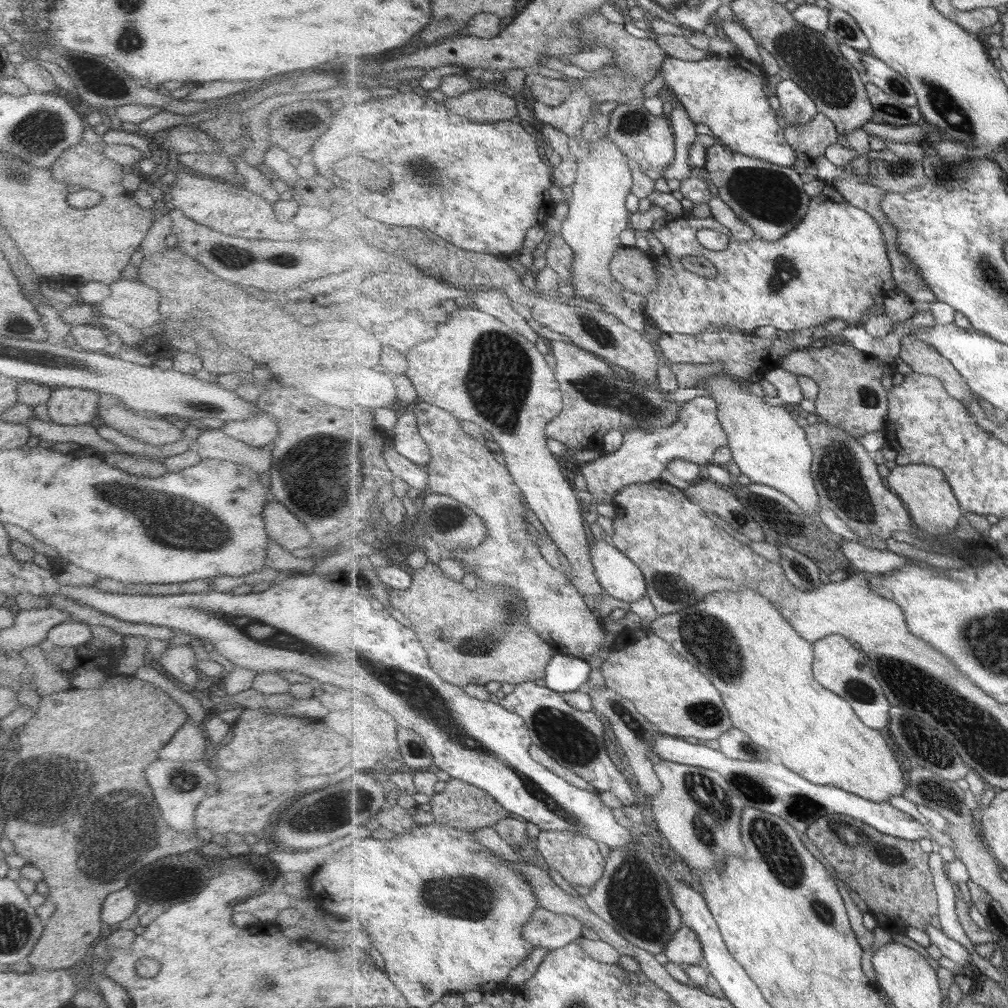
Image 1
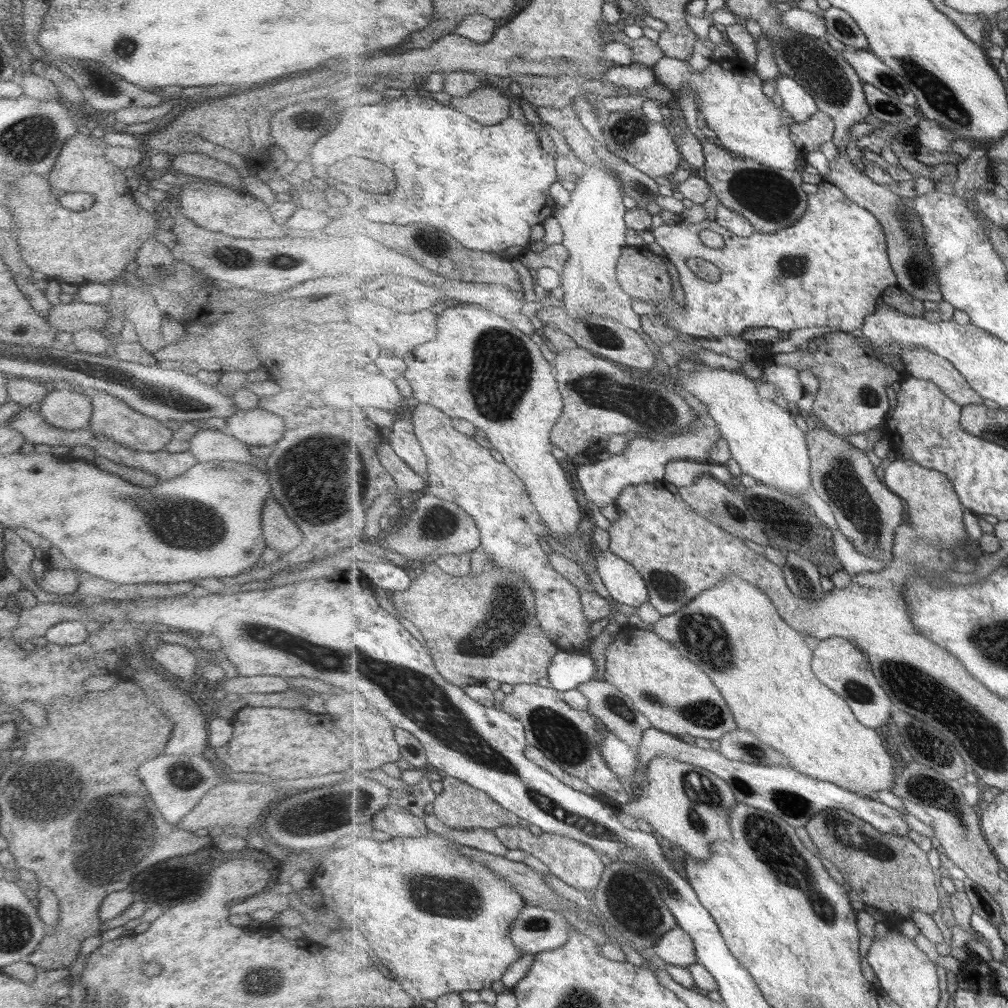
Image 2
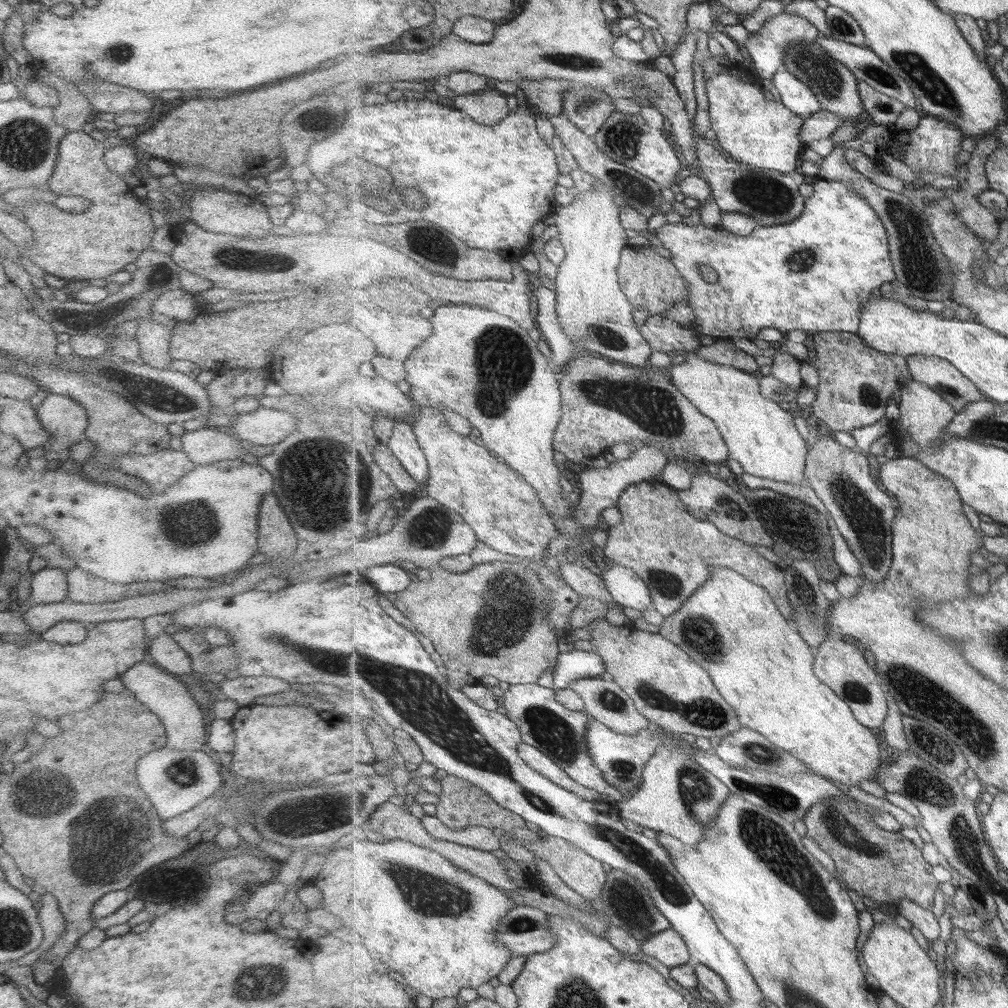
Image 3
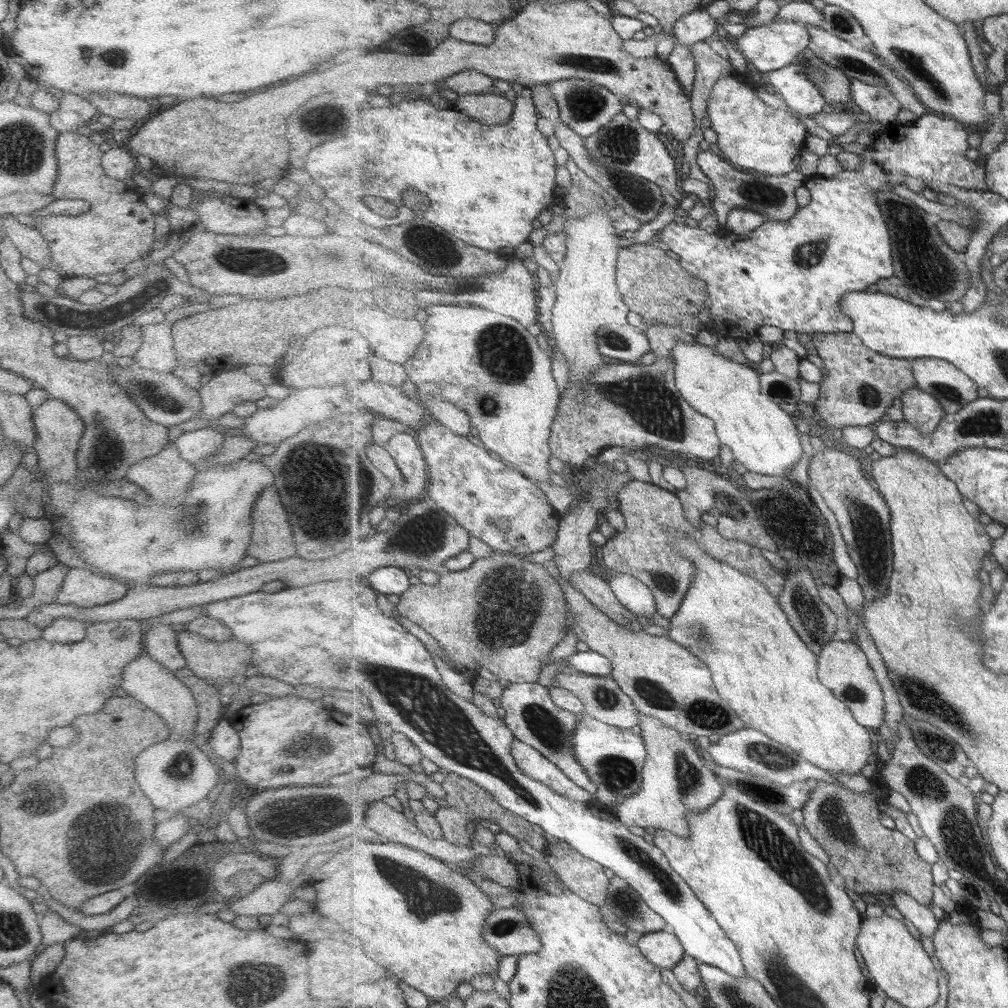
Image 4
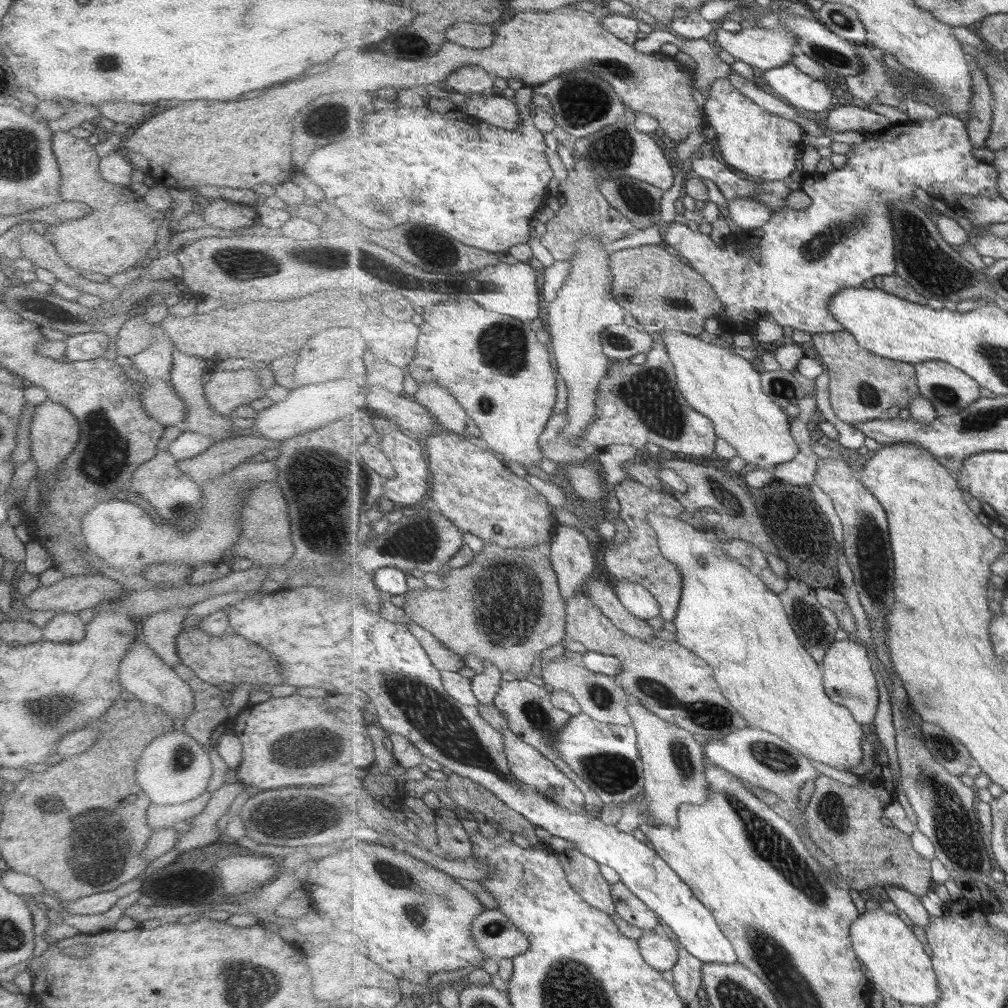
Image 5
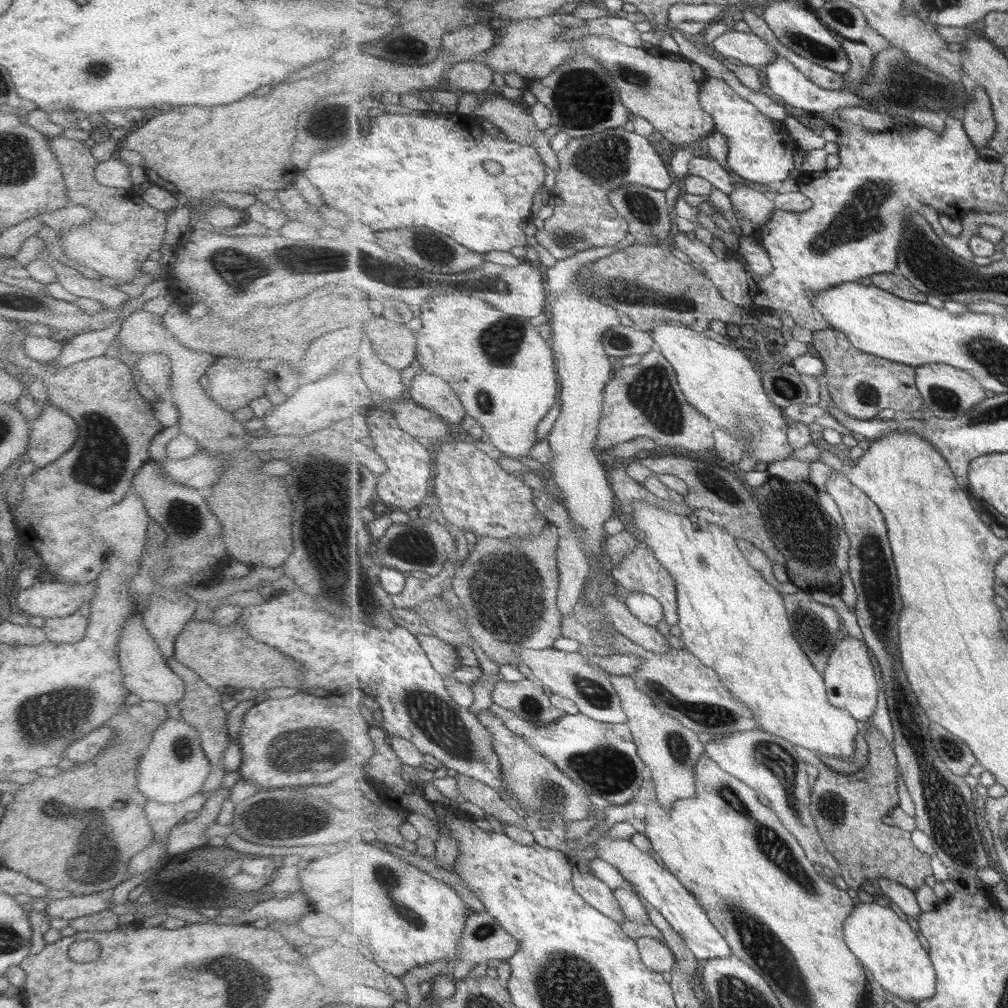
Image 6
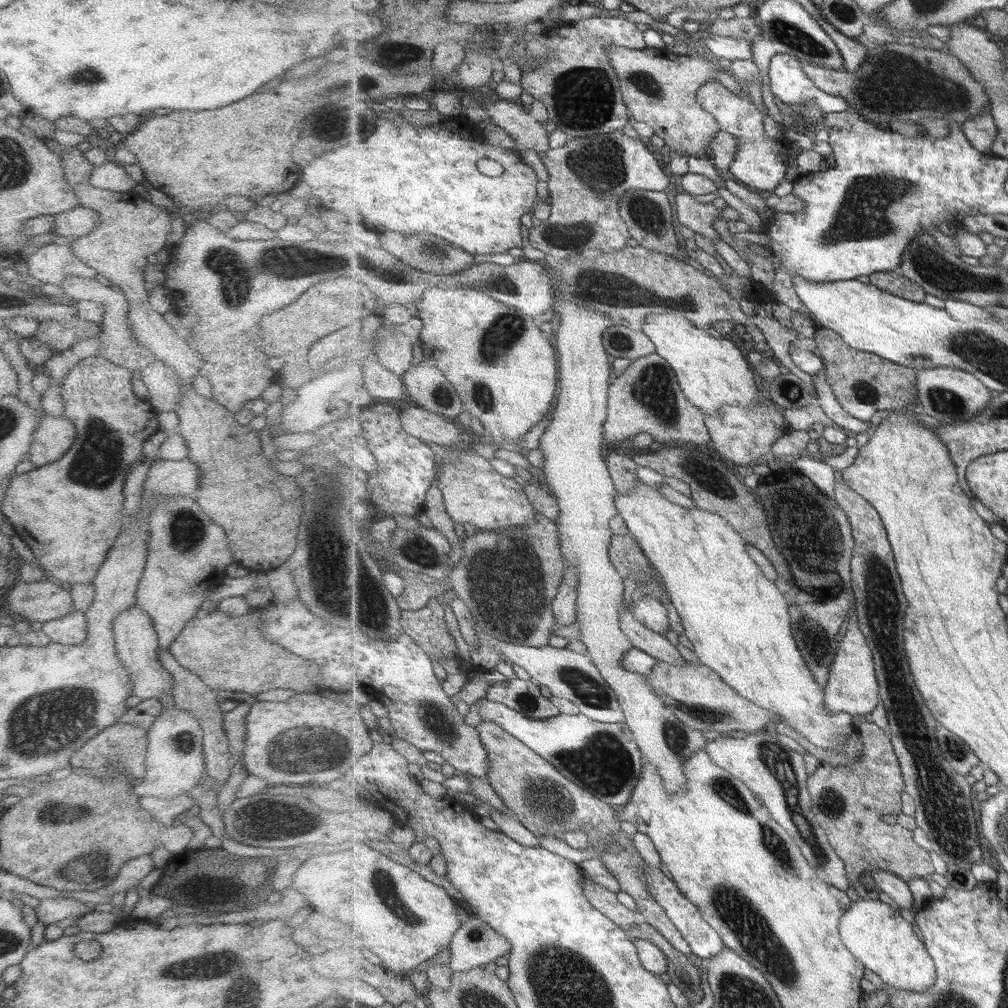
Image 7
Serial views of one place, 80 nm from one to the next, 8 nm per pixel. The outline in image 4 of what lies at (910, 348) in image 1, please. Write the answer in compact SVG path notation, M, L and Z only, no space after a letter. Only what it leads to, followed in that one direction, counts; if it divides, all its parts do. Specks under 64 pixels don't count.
M913 359L918 388L932 394L947 415L979 399L979 385L956 365L941 359Z

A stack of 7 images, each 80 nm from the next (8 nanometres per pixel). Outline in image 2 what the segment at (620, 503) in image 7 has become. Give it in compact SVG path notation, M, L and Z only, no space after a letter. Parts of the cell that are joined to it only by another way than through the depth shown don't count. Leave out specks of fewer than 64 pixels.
M729 576L716 587L701 592L697 600L680 611L649 625L663 640L675 644L689 660L713 676L713 682L721 688L725 700L729 700L739 728L755 733L759 740L782 752L795 770L873 799L877 790L891 790L896 781L896 768L893 769L879 732L867 728L849 704L817 678L812 669L814 650L809 641L783 618L757 585L741 576Z

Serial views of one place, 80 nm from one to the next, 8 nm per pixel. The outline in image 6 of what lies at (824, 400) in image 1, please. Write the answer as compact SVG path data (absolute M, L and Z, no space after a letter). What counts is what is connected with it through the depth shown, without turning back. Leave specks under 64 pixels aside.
M833 328L814 331L814 337L812 345L826 362L825 377L829 394L836 405L851 418L873 420L877 412L885 408L906 412L926 410L924 398L916 383L916 367L869 355L855 348L845 334Z

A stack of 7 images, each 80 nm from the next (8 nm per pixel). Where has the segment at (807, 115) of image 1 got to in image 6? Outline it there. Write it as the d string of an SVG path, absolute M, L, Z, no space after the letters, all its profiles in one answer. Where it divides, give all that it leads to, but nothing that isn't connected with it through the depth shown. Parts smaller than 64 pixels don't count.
M778 56L772 63L766 67L766 80L771 91L782 98L786 105L800 108L809 113L815 113L827 117L829 113L834 114L840 108L845 106L859 106L866 110L875 111L870 108L870 104L854 93L848 91L831 91L813 84L801 70L797 70L792 61L782 56Z

